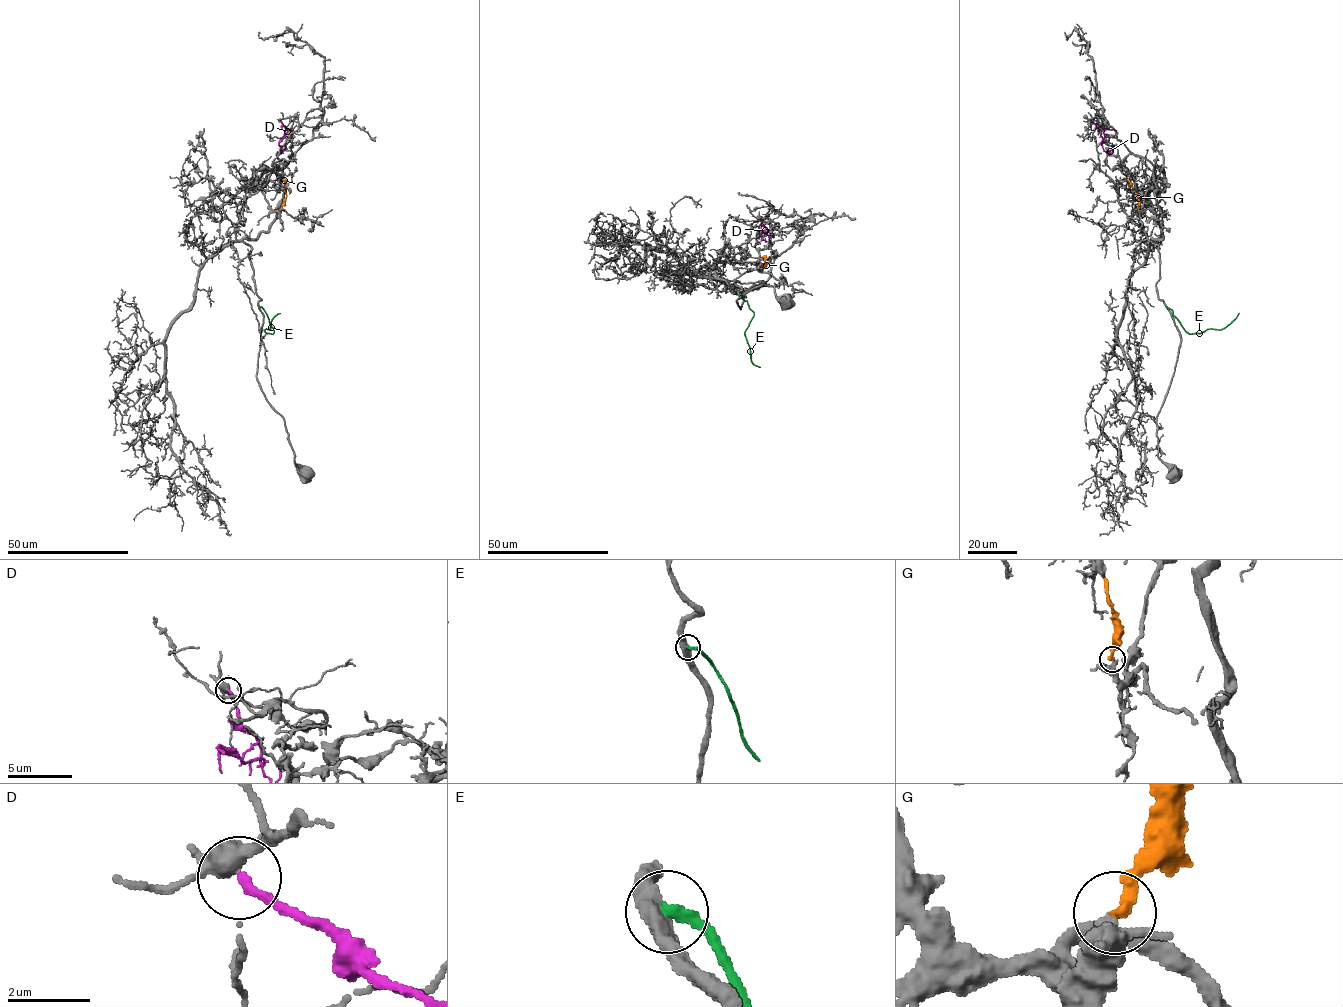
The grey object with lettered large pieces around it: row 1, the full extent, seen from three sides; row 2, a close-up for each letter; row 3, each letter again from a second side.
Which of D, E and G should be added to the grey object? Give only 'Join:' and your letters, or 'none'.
Join: none

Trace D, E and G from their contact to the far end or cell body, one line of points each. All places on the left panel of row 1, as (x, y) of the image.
D: (280, 121), (287, 130), (279, 143), (281, 152), (286, 145)
E: (259, 306), (273, 330), (272, 334), (267, 333), (264, 331), (270, 329), (271, 320), (280, 313)
G: (281, 208), (286, 197), (282, 178)

